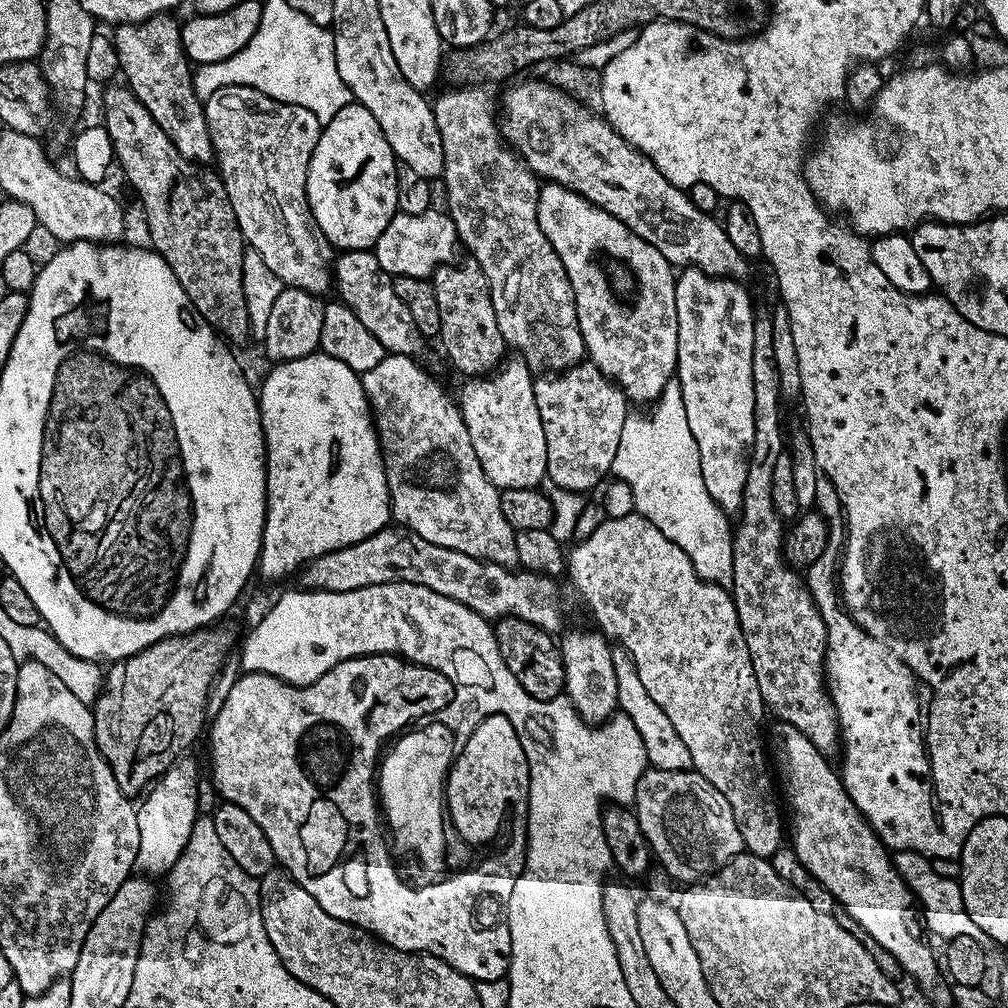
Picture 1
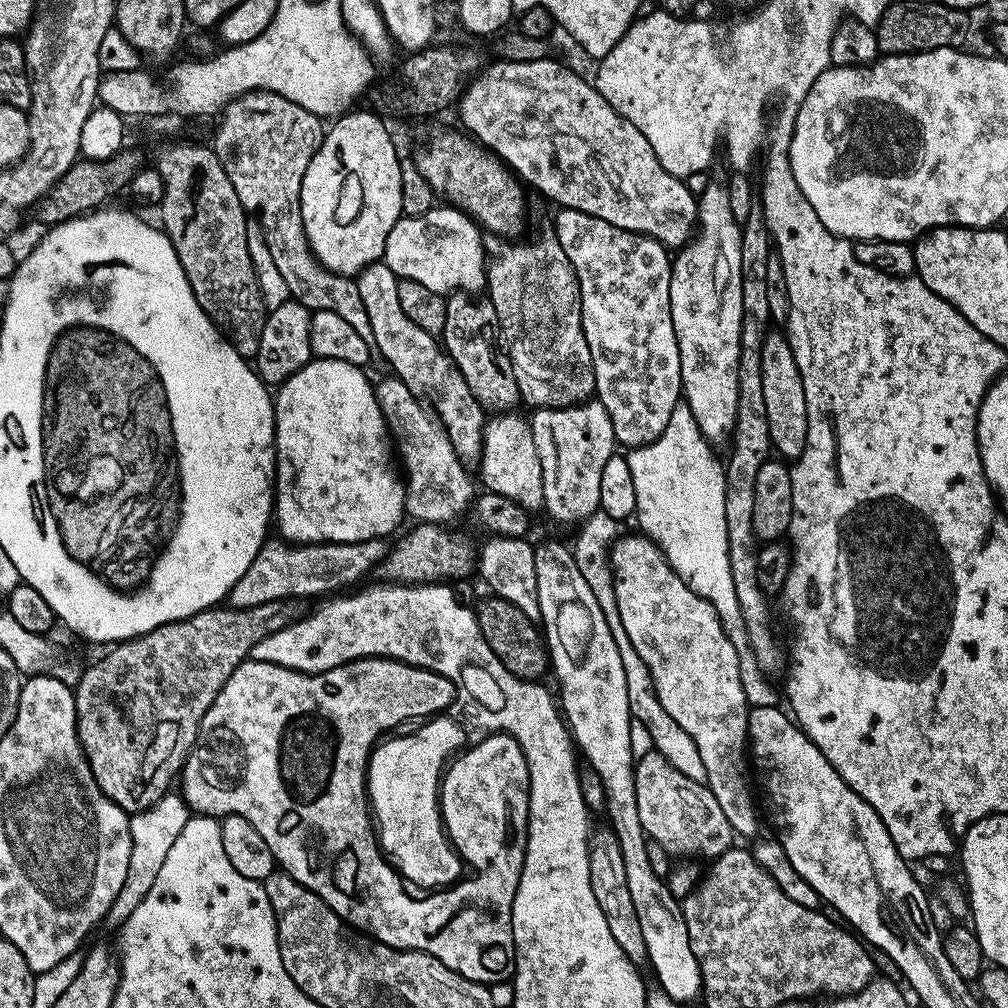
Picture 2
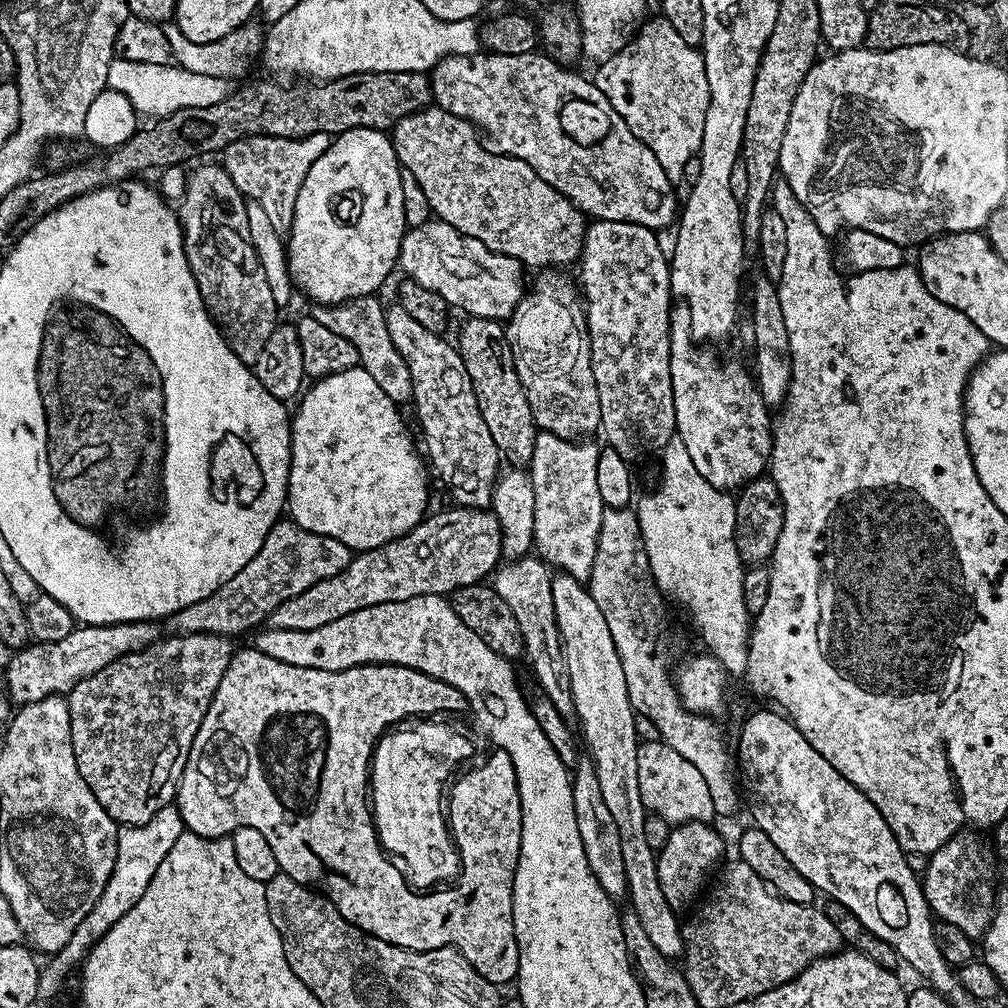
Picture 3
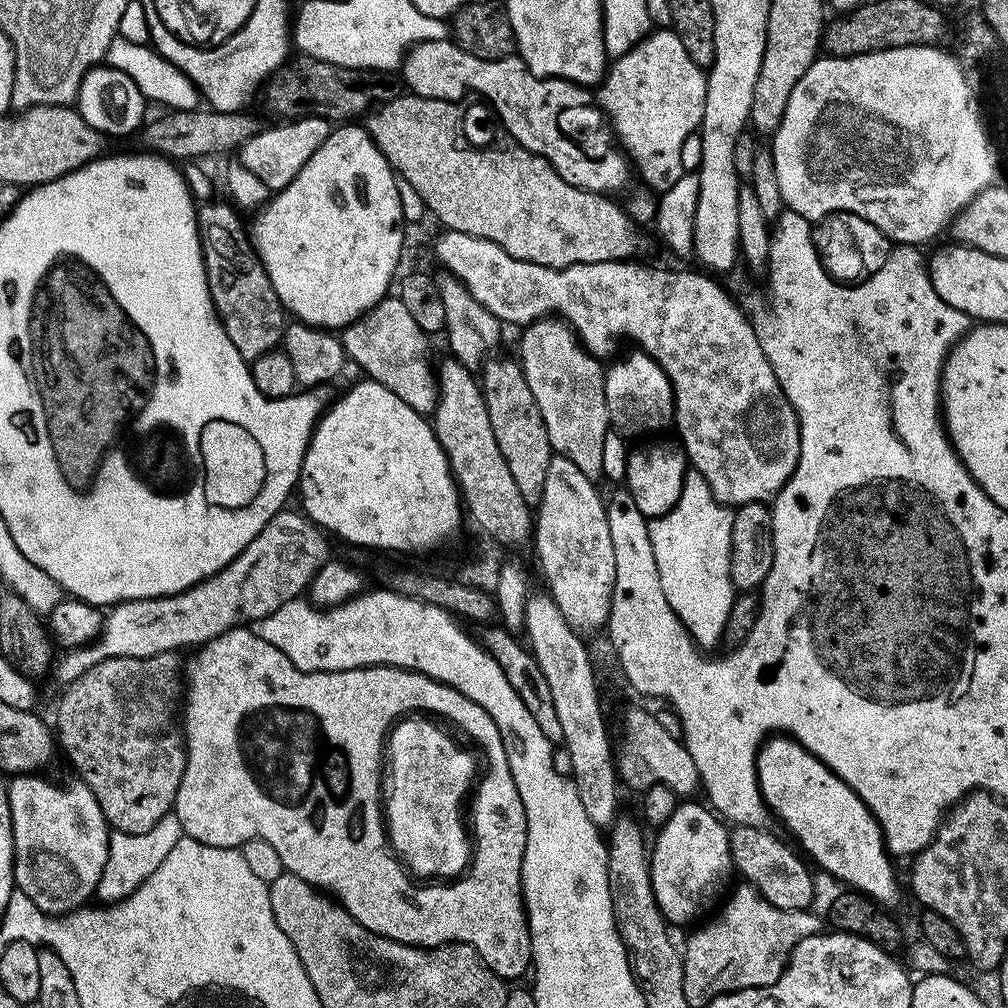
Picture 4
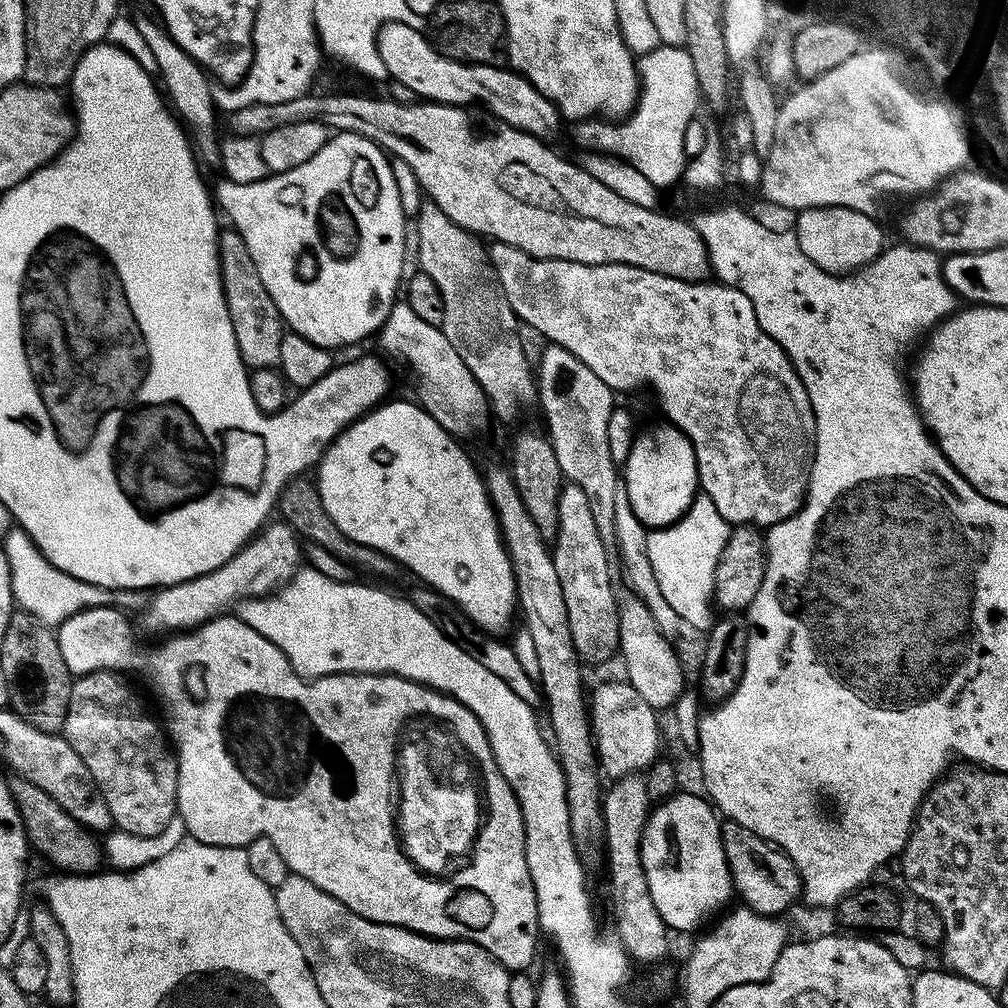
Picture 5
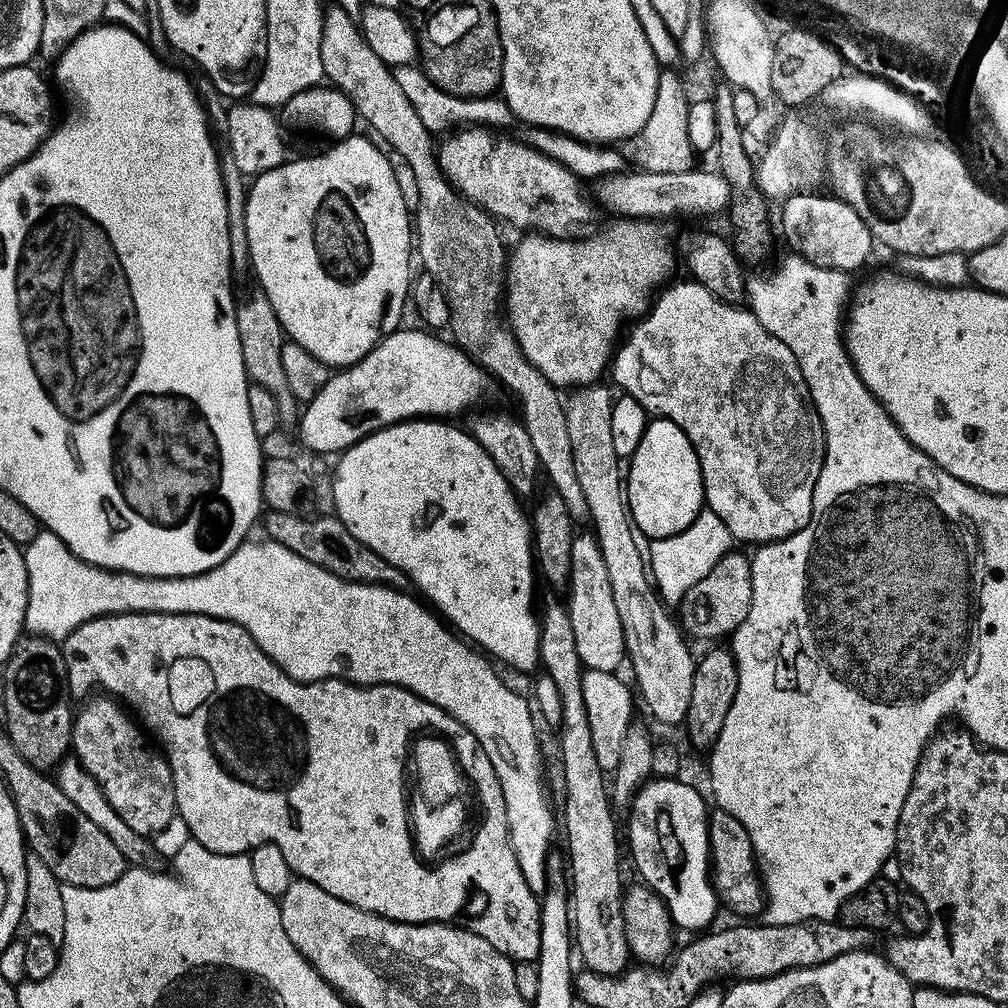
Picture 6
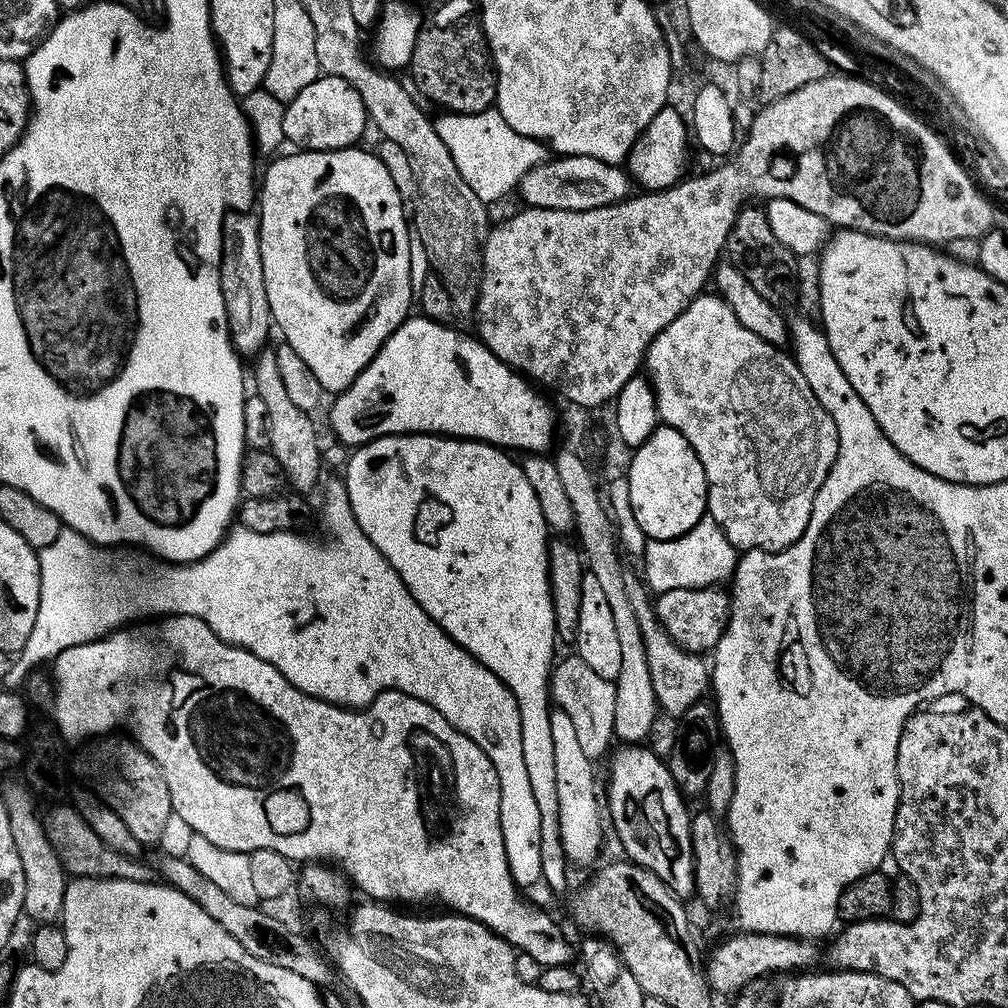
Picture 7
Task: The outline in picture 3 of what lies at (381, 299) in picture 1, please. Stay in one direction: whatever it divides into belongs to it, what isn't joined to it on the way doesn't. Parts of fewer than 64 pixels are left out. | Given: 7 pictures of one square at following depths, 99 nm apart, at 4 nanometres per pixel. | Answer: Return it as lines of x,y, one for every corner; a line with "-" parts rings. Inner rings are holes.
399,302
389,303
384,309
384,317
390,342
394,342
410,370
412,400
416,404
420,428
424,431
431,471
440,475
441,482
448,487
459,507
488,508
496,478
502,471
502,457
494,442
494,434
490,434
486,422
482,422
482,410
478,410
478,398
470,374
466,374
460,349
455,343
448,341
447,344
441,333
425,330
406,314
406,310
402,310

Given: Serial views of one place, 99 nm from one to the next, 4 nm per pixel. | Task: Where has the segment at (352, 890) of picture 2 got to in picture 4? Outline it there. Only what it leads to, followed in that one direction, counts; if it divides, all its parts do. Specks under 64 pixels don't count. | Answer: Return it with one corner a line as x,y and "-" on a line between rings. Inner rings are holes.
245,626
245,627
243,627
243,628
231,628
231,630
229,630
229,632
227,632
227,633
226,633
226,634
222,634
222,635
221,635
221,636
219,636
219,637
218,637
218,638
214,638
214,639
213,639
213,640
212,640
212,641
211,641
211,642
209,642
209,643
208,643
208,644
201,644
201,645
199,645
199,647
197,647
197,648
196,648
196,649
195,649
195,652
194,652
194,655
196,655
196,657
194,657
194,658
193,658
193,660
192,660
192,661
190,661
190,662
189,662
189,664
188,664
188,661
187,661
187,664
186,664
186,707
185,707
185,708
184,708
184,709
183,709
183,712
182,712
182,732
183,732
183,735
184,735
184,736
185,736
185,737
186,737
186,759
185,759
185,762
184,762
184,773
183,773
183,774
182,774
182,782
181,782
181,783
180,783
180,785
179,785
179,786
178,786
178,794
177,794
177,795
176,795
176,803
175,803
175,805
174,805
174,815
176,815
176,817
177,817
177,818
178,818
178,822
179,822
179,823
180,823
180,830
181,830
181,833
183,833
183,835
184,835
184,836
185,836
185,837
187,837
187,839
189,839
189,840
197,840
197,841
198,841
198,842
202,842
202,843
203,843
203,844
205,844
205,845
206,845
206,846
214,846
214,847
215,847
215,848
240,848
240,847
241,847
241,846
242,846
242,845
243,845
243,844
245,844
245,842
246,842
246,841
248,841
248,840
252,840
252,839
253,839
253,838
254,838
254,837
255,837
255,836
257,836
257,837
258,837
258,838
262,838
262,839
263,839
263,840
265,840
265,841
266,841
266,842
270,842
270,846
274,846
274,850
278,850
278,858
282,858
282,862
283,862
283,863
284,863
284,866
285,866
285,869
287,869
287,871
290,871
290,872
293,872
293,874
294,874
294,875
295,875
295,876
297,876
297,877
298,877
298,878
302,878
302,879
303,879
303,880
304,880
304,881
305,881
305,882
306,882
306,883
307,883
307,884
310,884
310,885
312,885
312,887
313,887
313,888
318,888
318,889
321,889
321,890
326,890
326,892
327,892
327,895
329,895
329,896
331,896
331,897
333,897
333,898
335,898
335,899
336,899
336,900
337,900
337,901
338,901
338,903
340,903
340,904
341,904
341,905
342,905
342,906
343,906
343,907
344,907
344,908
345,908
345,909
346,909
346,910
347,910
347,912
349,912
349,914
351,914
351,916
353,916
353,918
354,918
354,919
355,919
355,920
356,920
356,921
357,921
357,922
359,922
359,923
360,923
360,924
361,924
361,925
362,925
362,926
366,926
366,930
370,930
370,931
371,931
371,932
373,932
373,933
374,933
374,934
378,934
378,935
379,935
379,936
385,936
385,937
386,937
386,938
390,938
390,939
391,939
391,940
397,940
397,941
398,941
398,942
402,942
402,943
403,943
403,944
414,944
414,945
416,945
416,947
418,947
418,948
439,948
439,947
440,947
440,945
441,945
441,944
454,944
454,943
458,943
458,944
469,944
469,945
470,945
470,946
471,946
471,947
472,947
472,948
473,948
473,949
474,949
474,950
475,950
475,952
477,952
477,954
479,954
479,955
480,955
480,956
481,956
481,957
482,957
482,958
483,958
483,960
484,960
484,965
485,965
485,966
487,966
487,967
488,967
488,968
489,968
489,970
490,970
490,971
492,971
492,972
493,972
493,973
494,973
494,975
495,975
495,976
498,976
498,977
500,977
500,979
501,979
501,980
503,980
503,981
505,981
505,982
516,982
516,981
519,981
519,980
516,980
516,979
518,979
518,978
519,978
519,976
520,976
520,975
522,975
522,974
523,974
523,972
524,972
524,971
526,971
526,970
527,970
527,968
528,968
528,971
529,971
529,968
530,968
530,965
531,965
531,964
532,964
532,933
531,933
531,932
529,932
529,931
528,931
528,914
527,914
527,912
525,912
525,911
524,911
524,898
523,898
523,895
522,895
522,893
521,893
521,891
520,891
520,871
521,871
521,870
522,870
522,862
523,862
523,858
524,858
524,851
525,851
525,850
526,850
526,838
527,838
527,837
528,837
528,835
527,835
527,834
526,834
526,810
525,810
525,809
524,809
524,807
523,807
523,806
522,806
522,798
521,798
521,797
520,797
520,795
519,795
519,794
518,794
518,786
514,786
514,778
513,778
513,777
512,777
512,771
511,771
511,770
510,770
510,762
509,762
509,761
508,761
508,759
507,759
507,758
506,758
506,750
505,750
505,749
504,749
504,743
503,743
503,742
502,742
502,738
501,738
501,737
500,737
500,731
499,731
499,730
498,730
498,726
497,726
497,725
496,725
496,723
495,723
495,722
494,722
494,718
490,718
490,714
486,714
486,710
482,710
482,706
478,706
478,702
474,702
474,701
473,701
473,700
471,700
471,699
470,699
470,698
466,698
466,697
465,697
465,696
464,696
464,695
462,695
462,694
461,694
461,692
459,692
459,691
458,691
458,690
454,690
454,689
453,689
453,688
451,688
451,686
450,686
450,685
449,685
449,684
440,684
440,683
439,683
439,682
437,682
437,681
436,681
436,680
431,680
431,679
430,679
430,677
429,677
429,676
423,676
423,675
422,675
422,673
421,673
421,672
409,672
409,671
408,671
408,669
407,669
407,668
394,668
394,667
391,667
391,666
373,666
373,667
371,667
371,668
355,668
355,669
354,669
354,670
346,670
346,671
345,671
345,672
303,672
303,671
302,671
302,670
298,670
298,669
297,669
297,668
296,668
296,667
295,667
295,666
294,666
294,665
292,665
292,663
291,663
291,662
290,662
290,658
286,658
286,654
282,654
282,650
278,650
278,649
277,649
277,648
275,648
275,647
274,647
274,646
270,646
270,644
269,644
269,643
268,643
268,642
266,642
266,641
265,641
265,640
263,640
263,639
262,639
262,638
261,638
261,636
257,636
257,635
256,635
256,633
255,633
255,631
253,631
253,629
252,629
252,628
251,628
251,627
248,627
248,626
-
418,714
431,714
431,715
432,715
432,716
433,716
433,717
436,717
436,716
441,716
441,718
440,718
440,717
436,717
436,718
439,718
439,719
440,719
440,720
441,720
441,721
444,721
444,720
449,720
449,722
450,722
450,723
452,723
452,724
457,724
457,726
458,726
458,727
460,727
460,728
461,728
461,730
462,730
462,731
464,731
464,732
465,732
465,734
466,734
466,735
468,735
468,736
473,736
473,738
474,738
474,739
476,739
476,744
477,744
477,746
478,746
478,747
480,747
480,748
481,748
481,750
482,750
482,751
484,751
484,760
485,760
485,762
486,762
486,763
488,763
488,769
486,769
486,770
485,770
485,772
484,772
484,776
483,776
483,772
482,772
482,779
481,779
481,780
480,780
480,781
479,781
479,784
481,784
481,786
482,786
482,787
484,787
484,792
488,792
488,800
474,800
474,803
473,803
473,804
472,804
472,805
471,805
471,807
472,807
472,810
470,810
470,820
488,820
488,824
470,824
470,827
467,827
467,855
466,855
466,857
465,857
465,861
464,861
464,864
461,864
461,867
460,867
460,868
459,868
459,869
457,869
457,870
456,870
456,872
454,872
454,873
423,873
423,874
421,874
421,873
419,873
419,872
418,872
418,870
415,870
415,869
412,869
412,866
411,866
411,861
408,861
408,857
407,857
407,856
403,856
403,855
402,855
402,854
398,854
398,853
397,853
397,852
396,852
396,851
394,851
394,850
392,850
392,846
391,846
391,843
390,843
390,841
389,841
389,838
388,838
388,833
387,833
387,831
386,831
386,817
385,817
385,814
384,814
384,807
385,807
385,806
386,806
386,795
385,795
385,793
384,793
384,792
383,792
383,791
382,791
382,778
383,778
383,779
384,779
384,780
385,780
385,781
387,781
387,780
388,780
388,779
390,779
390,777
391,777
391,774
392,774
392,754
391,754
391,749
390,749
390,742
389,742
389,740
390,740
390,738
392,738
392,737
393,737
393,736
394,736
394,735
395,735
395,733
396,733
396,732
399,732
399,731
400,731
400,728
403,728
403,723
413,723
413,722
415,722
415,720
416,720
416,719
417,719
417,718
418,718

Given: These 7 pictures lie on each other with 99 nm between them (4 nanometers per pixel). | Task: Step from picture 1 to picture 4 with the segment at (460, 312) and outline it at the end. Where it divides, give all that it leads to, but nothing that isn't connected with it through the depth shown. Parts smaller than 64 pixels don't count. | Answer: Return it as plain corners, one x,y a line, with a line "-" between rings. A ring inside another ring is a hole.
489,359
483,365
484,373
479,373
478,376
486,410
490,414
490,426
494,430
494,442
498,442
498,450
502,450
506,466
510,466
510,475
513,476
522,498
526,498
530,506
536,506
542,498
542,486
546,486
546,470
550,470
554,455
552,443
534,402
534,394
530,394
523,367
515,359
496,359

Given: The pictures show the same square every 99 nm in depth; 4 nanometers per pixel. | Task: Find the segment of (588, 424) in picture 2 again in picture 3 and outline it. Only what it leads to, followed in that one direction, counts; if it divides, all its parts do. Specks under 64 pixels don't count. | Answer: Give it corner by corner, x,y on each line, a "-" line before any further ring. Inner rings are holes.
537,431
530,475
534,486
534,548
541,560
563,575
587,581
598,550
605,504
598,492
601,445

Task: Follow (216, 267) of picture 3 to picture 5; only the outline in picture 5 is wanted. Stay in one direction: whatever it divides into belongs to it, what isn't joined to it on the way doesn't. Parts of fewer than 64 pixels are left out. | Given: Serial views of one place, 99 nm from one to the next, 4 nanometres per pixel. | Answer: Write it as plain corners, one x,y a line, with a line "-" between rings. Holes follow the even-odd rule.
234,230
221,231
218,236
220,246
220,277
224,287
226,306
230,310
230,322
234,326
234,338
245,368
276,368
282,354
282,338
286,331
284,319
280,316
270,290
266,290
250,250
242,242
242,234

